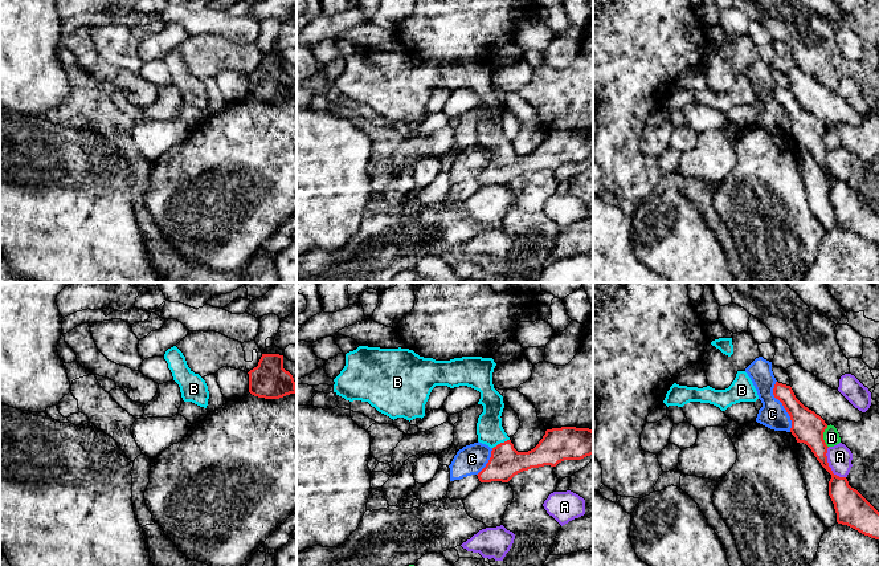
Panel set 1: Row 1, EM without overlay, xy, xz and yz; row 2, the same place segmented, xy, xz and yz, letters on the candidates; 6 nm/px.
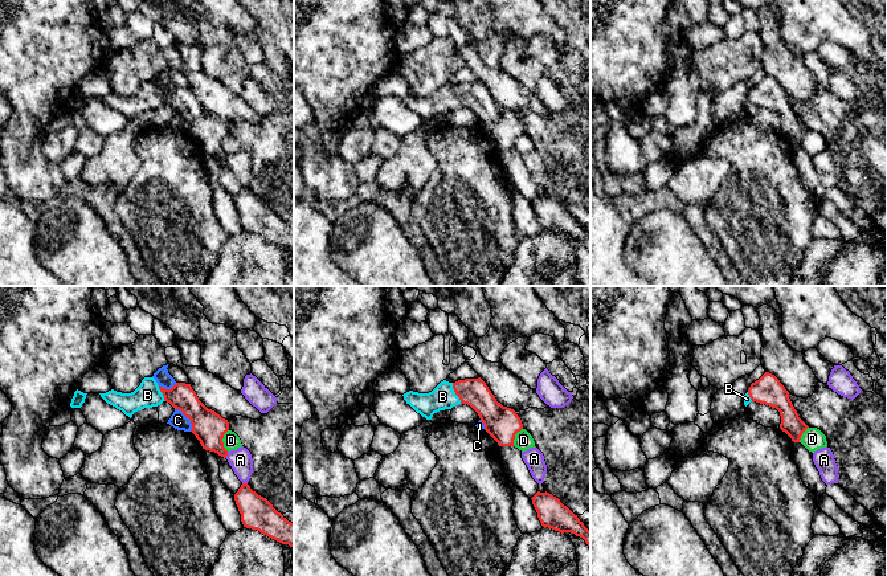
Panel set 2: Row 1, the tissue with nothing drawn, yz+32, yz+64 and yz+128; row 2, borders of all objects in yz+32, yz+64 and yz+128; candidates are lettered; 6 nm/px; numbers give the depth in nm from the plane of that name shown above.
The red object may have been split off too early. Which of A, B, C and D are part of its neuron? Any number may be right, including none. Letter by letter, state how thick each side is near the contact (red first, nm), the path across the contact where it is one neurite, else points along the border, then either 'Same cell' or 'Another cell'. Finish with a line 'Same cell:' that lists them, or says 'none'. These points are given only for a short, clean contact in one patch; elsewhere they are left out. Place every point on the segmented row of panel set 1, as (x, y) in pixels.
A: Thickness 180 nm (red) against 150 nm. Another cell
B: Thickness 190 nm (red) against 160 nm. Path across: xz (506, 461), (501, 443), (489, 428). Same cell
C: Thickness 200 nm (red) against 160 nm. Another cell
D: Thickness 200 nm (red) against 100 nm. Another cell
Same cell: B

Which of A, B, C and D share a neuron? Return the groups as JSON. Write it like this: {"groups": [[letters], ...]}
{"groups": [["A"], ["B"], ["C"], ["D"]]}

